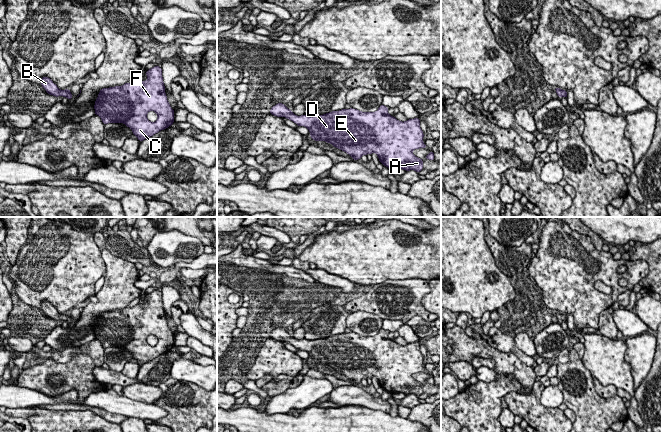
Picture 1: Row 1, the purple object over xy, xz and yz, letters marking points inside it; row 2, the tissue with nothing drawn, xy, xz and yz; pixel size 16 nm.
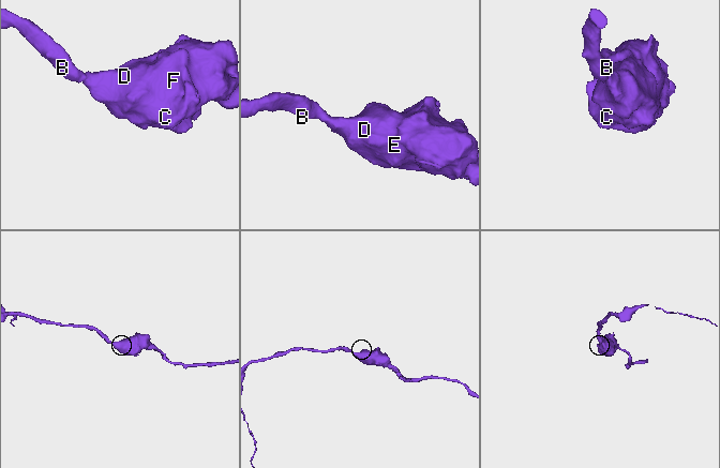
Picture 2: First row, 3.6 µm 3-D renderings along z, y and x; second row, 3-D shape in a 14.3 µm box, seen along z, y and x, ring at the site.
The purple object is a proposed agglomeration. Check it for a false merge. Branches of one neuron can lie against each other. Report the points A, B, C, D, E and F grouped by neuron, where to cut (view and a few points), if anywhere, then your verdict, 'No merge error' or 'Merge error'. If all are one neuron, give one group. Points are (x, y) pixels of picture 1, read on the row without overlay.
Groups: A B C D E F. No split. No merge error

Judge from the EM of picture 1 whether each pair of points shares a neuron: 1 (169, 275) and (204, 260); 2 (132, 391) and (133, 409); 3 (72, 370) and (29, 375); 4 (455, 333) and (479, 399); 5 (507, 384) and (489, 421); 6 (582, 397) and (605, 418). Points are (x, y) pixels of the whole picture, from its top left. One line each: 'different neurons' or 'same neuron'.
1: same neuron
2: different neurons
3: same neuron
4: different neurons
5: same neuron
6: same neuron

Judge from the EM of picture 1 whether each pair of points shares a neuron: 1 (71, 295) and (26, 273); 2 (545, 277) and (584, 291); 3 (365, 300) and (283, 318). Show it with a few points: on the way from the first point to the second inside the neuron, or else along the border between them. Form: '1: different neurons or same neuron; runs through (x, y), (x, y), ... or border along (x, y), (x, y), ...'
1: same neuron; runs through (60, 284), (49, 273), (37, 273)
2: same neuron; runs through (555, 277), (561, 277), (574, 290)
3: different neurons; border along (366, 293), (344, 304)

